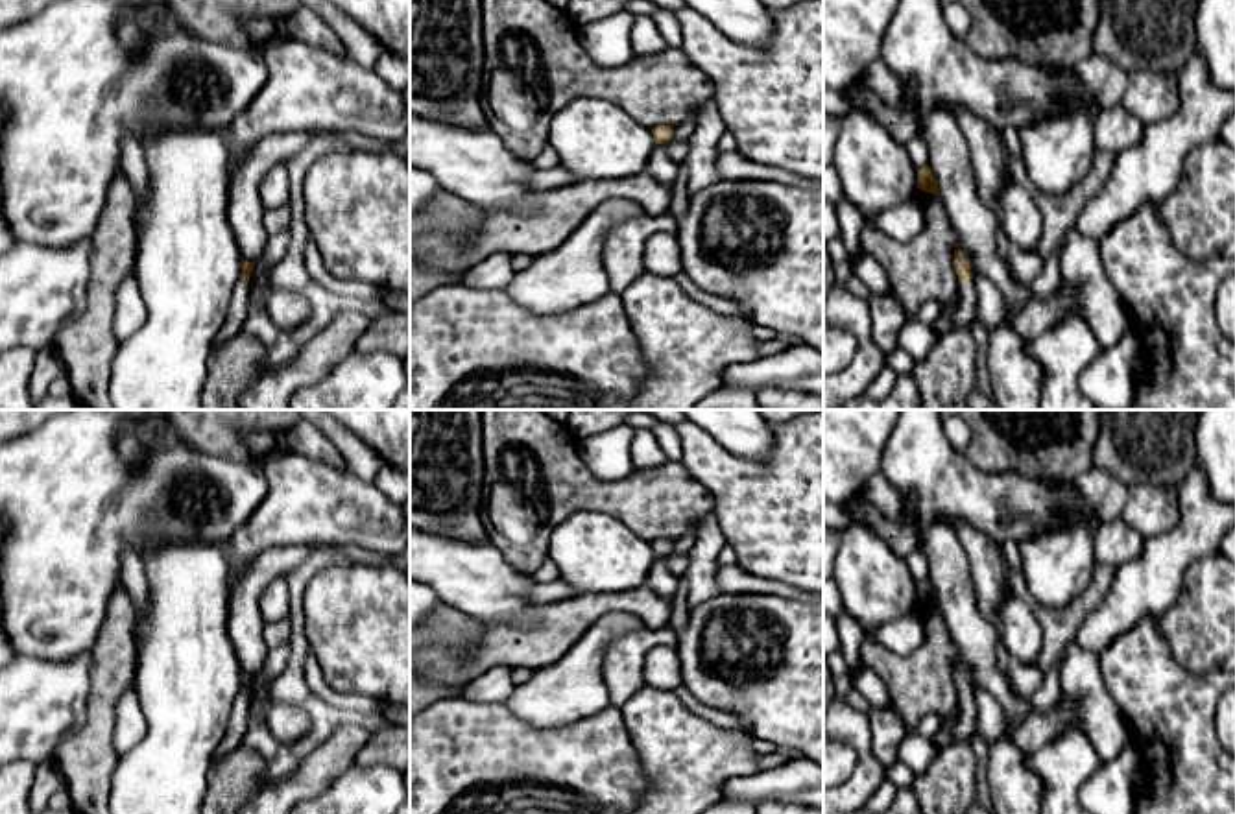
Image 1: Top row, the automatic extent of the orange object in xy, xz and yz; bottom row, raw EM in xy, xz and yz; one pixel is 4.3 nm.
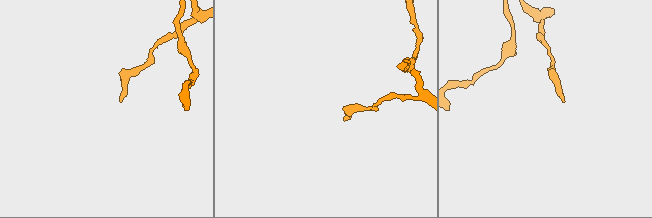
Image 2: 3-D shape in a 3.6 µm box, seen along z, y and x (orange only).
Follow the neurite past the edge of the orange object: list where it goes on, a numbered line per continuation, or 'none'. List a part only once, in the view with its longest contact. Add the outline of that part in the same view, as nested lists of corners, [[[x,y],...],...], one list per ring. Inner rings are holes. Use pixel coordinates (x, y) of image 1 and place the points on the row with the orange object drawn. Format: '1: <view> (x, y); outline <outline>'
1: yz (959, 314); outline [[[973,281],[960,282],[954,301],[943,306],[943,312],[932,323],[932,327],[940,336],[943,336],[956,329],[967,329],[967,325],[973,321],[975,316],[977,316],[975,284]]]

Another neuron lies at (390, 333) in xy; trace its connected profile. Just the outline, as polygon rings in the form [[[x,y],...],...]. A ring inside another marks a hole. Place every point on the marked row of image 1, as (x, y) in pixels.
[[[386,312],[375,317],[354,343],[354,353],[410,354],[410,312]]]

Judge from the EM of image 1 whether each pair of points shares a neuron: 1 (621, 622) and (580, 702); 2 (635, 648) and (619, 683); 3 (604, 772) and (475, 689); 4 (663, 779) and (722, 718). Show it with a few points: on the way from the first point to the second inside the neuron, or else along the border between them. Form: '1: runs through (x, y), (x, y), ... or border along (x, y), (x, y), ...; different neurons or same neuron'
1: runs through (600, 639), (584, 658), (580, 682); same neuron
2: runs through (626, 658), (623, 674); same neuron
3: border along (462, 694), (473, 702), (504, 704); different neurons
4: border along (682, 698), (691, 711), (711, 722), (750, 735); different neurons

